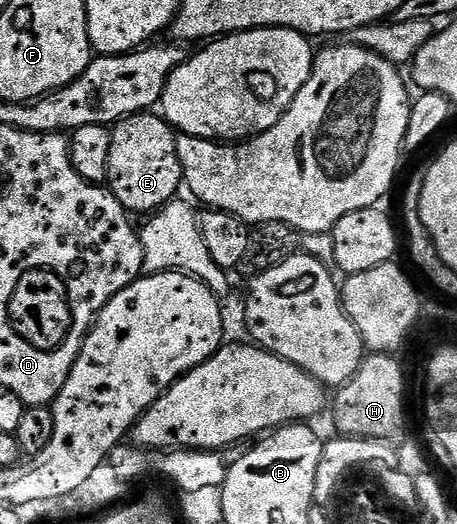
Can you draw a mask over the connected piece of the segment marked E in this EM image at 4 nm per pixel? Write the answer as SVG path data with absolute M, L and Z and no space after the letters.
M153 111L126 116L113 125L105 183L108 191L126 207L127 213L153 214L179 195L178 187L181 189L184 181L174 149L175 139L175 129Z

